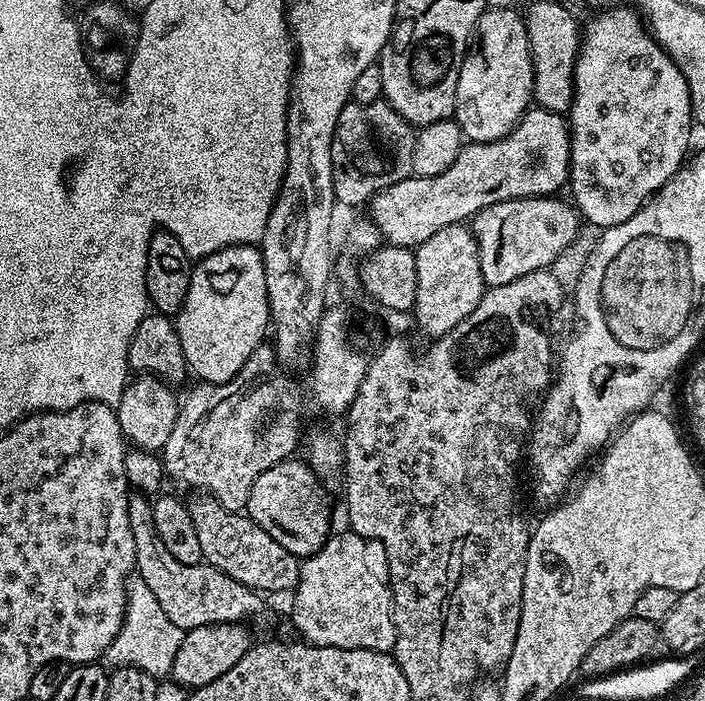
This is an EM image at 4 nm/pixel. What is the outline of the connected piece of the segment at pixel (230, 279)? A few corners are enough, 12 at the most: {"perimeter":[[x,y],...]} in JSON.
{"perimeter":[[264,257],[195,261],[174,317],[191,375],[225,384],[270,328]]}

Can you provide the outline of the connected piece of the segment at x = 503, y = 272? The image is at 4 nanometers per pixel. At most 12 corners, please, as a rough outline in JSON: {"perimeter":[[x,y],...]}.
{"perimeter":[[528,196],[472,217],[488,288],[551,269],[582,217]]}

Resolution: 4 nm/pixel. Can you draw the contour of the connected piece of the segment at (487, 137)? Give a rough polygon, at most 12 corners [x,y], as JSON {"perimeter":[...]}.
{"perimeter":[[515,7],[480,15],[454,119],[469,141],[516,127],[532,55]]}

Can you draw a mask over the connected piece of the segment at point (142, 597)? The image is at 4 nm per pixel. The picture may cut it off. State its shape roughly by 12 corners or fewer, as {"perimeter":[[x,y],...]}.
{"perimeter":[[129,583],[111,667],[172,671],[182,628],[150,588]]}

